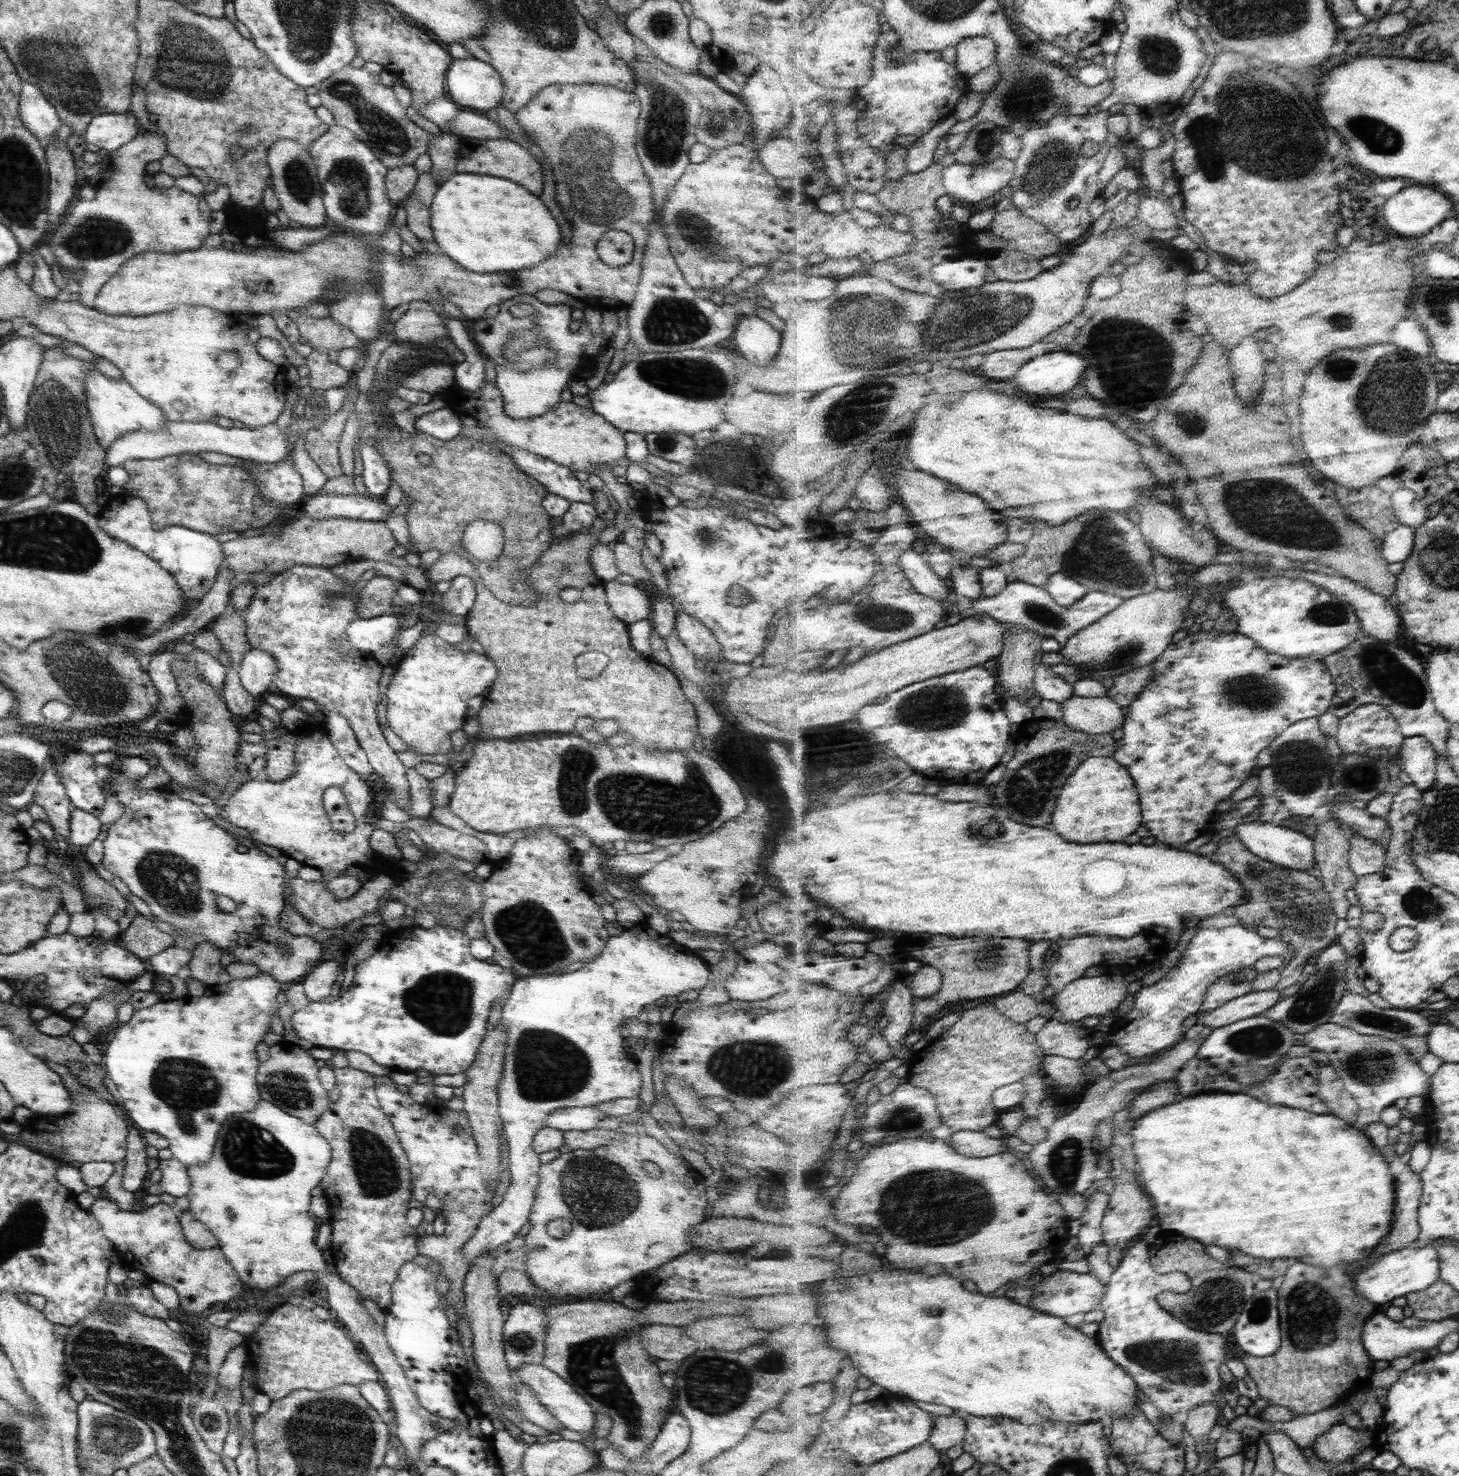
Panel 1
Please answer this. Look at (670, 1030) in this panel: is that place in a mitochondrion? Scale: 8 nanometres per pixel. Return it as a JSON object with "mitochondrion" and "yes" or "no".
{"mitochondrion":"no"}

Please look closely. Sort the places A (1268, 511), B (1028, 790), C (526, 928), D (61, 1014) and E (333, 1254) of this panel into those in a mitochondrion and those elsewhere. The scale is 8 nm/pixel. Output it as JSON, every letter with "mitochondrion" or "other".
{"A":"mitochondrion","B":"mitochondrion","C":"mitochondrion","D":"other","E":"other"}

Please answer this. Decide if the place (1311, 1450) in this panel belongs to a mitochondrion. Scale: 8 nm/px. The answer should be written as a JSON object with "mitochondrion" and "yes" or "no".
{"mitochondrion":"no"}

